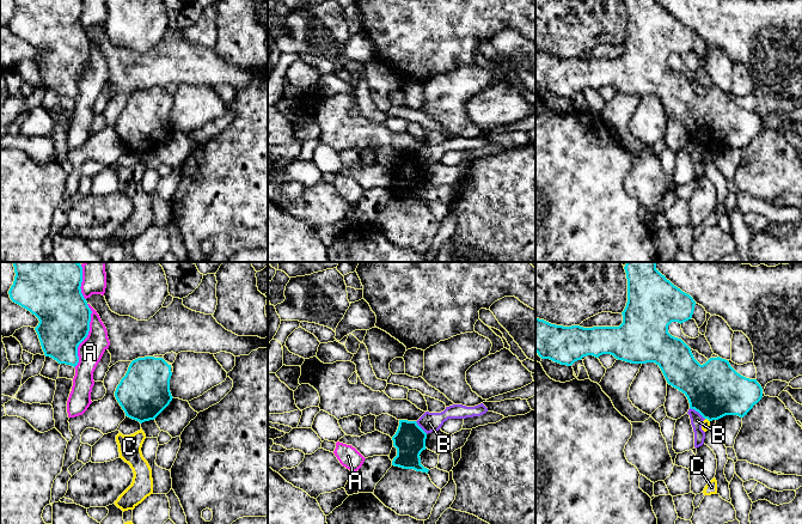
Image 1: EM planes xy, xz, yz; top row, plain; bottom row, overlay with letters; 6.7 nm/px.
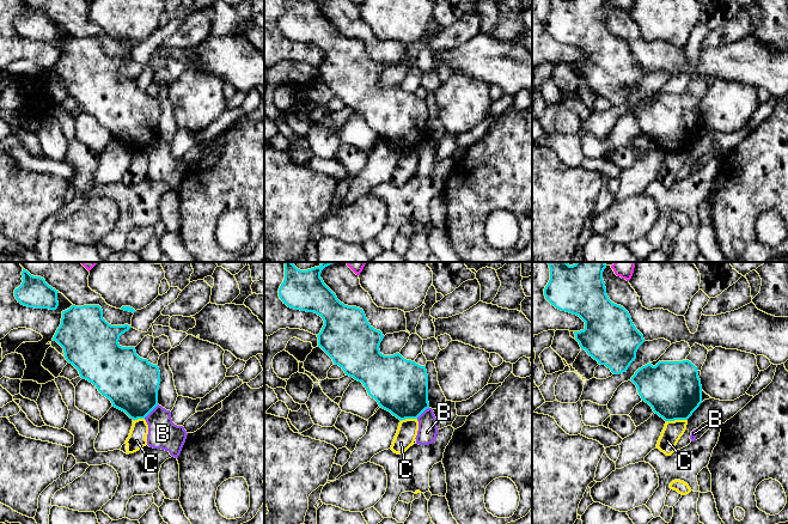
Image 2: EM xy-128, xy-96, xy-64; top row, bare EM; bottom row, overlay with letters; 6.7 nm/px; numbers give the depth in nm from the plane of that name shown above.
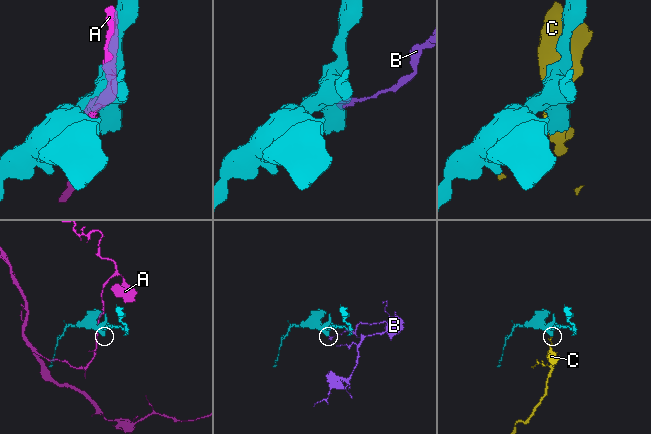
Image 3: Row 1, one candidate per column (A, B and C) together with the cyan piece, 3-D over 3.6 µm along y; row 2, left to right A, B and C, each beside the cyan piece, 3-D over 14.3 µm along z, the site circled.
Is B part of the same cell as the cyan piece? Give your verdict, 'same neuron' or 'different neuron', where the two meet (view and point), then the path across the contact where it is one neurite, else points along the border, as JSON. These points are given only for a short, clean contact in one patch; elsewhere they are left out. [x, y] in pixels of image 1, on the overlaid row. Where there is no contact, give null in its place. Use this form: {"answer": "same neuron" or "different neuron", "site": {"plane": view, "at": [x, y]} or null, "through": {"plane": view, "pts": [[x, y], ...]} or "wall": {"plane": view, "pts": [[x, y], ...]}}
{"answer": "different neuron", "site": {"plane": "yz", "at": [697, 410]}, "wall": {"plane": "yz", "pts": [[690, 407], [704, 419]]}}

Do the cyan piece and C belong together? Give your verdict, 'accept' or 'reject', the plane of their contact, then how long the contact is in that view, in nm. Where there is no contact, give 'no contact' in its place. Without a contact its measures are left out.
reject; meets cyan in yz; contact 40 nm long

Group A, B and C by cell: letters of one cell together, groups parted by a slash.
A / B / C

